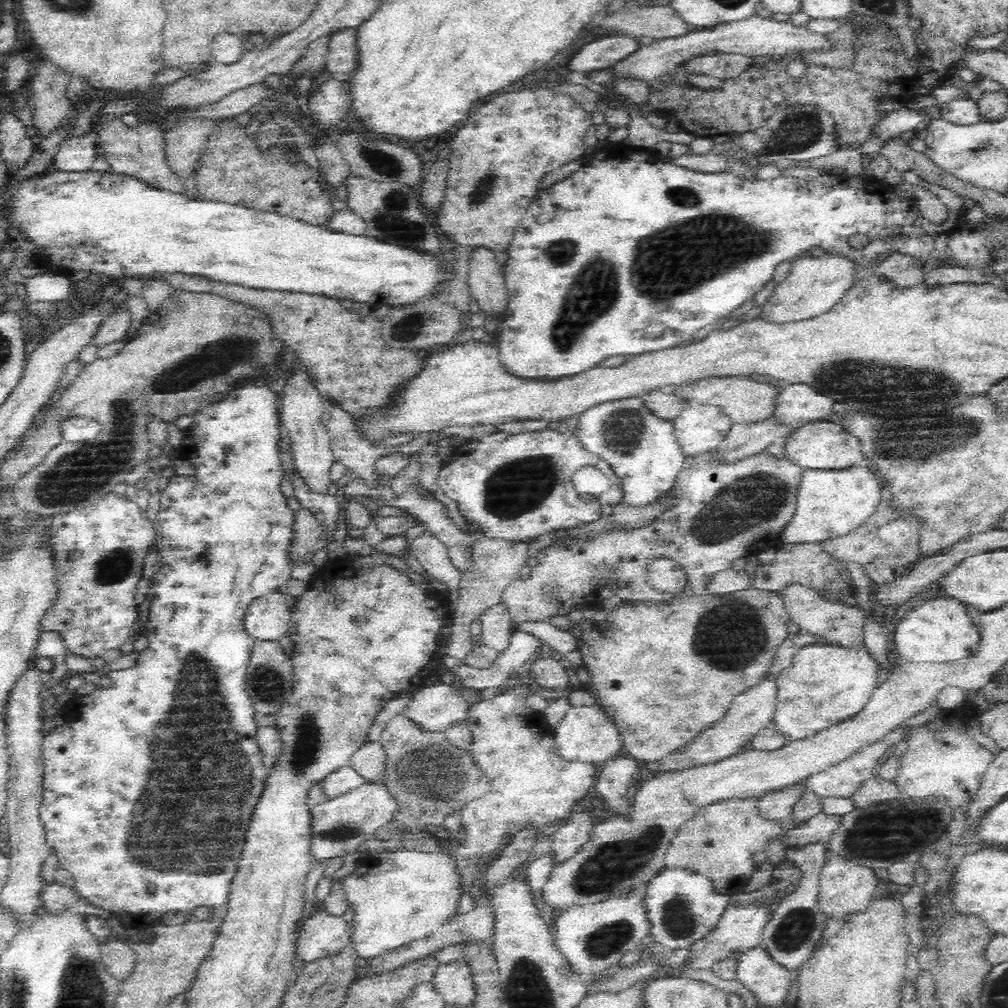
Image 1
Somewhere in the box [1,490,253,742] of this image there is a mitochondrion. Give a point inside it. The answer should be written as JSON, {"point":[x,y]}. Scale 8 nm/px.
{"point":[118,564]}

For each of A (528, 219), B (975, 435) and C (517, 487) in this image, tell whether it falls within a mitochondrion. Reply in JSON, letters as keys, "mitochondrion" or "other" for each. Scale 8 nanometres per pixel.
{"A":"other","B":"mitochondrion","C":"mitochondrion"}

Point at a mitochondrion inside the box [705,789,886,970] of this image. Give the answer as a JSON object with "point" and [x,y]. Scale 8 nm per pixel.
{"point":[793,931]}

